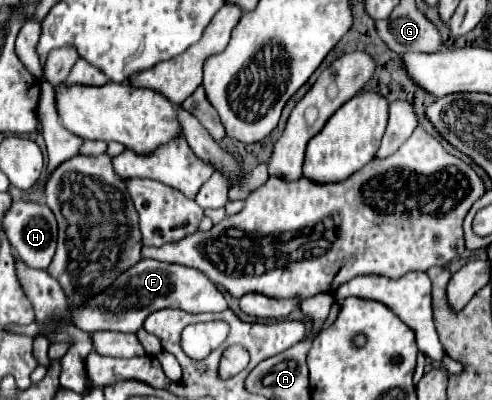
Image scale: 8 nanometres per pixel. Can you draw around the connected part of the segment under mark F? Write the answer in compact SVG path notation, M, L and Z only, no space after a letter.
M140 260L140 264L132 266L132 270L124 272L120 280L114 280L108 292L92 298L92 304L84 308L84 312L72 312L78 328L86 332L98 330L114 330L114 332L138 332L144 320L162 308L180 308L190 314L200 312L224 312L228 308L224 294L208 280L208 276L196 268L168 264L158 260Z

